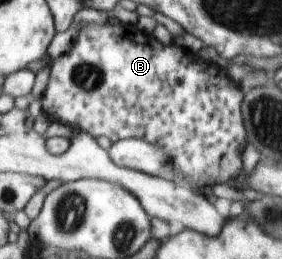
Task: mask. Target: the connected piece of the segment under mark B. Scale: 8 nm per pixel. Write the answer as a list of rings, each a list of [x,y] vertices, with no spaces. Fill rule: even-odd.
[[[104,22],[81,26],[75,46],[53,60],[42,104],[51,121],[81,130],[91,137],[107,137],[111,144],[135,137],[159,145],[165,151],[175,181],[201,193],[205,187],[224,183],[239,175],[239,155],[243,143],[248,140],[245,139],[247,128],[243,127],[244,121],[241,121],[239,113],[239,105],[243,105],[243,92],[234,80],[227,79],[227,75],[213,65],[205,65],[203,85],[203,61],[195,54],[183,51],[181,65],[179,47],[159,45],[153,37],[147,37],[133,25]]]

